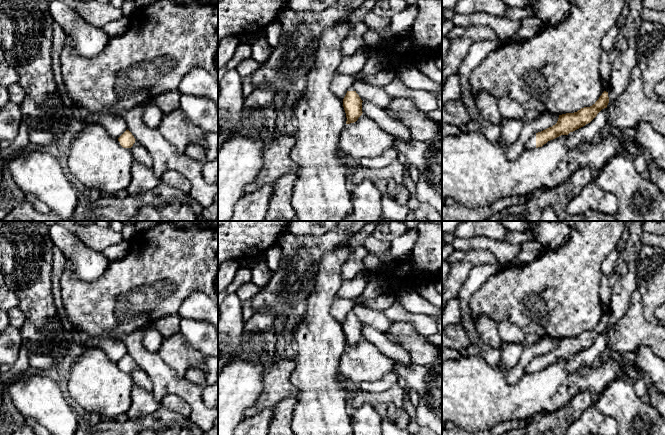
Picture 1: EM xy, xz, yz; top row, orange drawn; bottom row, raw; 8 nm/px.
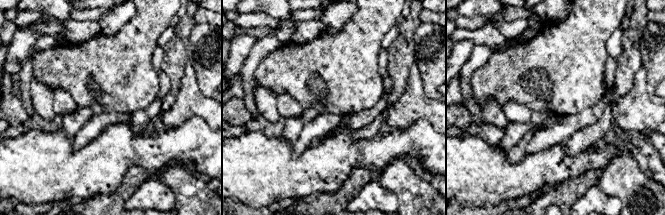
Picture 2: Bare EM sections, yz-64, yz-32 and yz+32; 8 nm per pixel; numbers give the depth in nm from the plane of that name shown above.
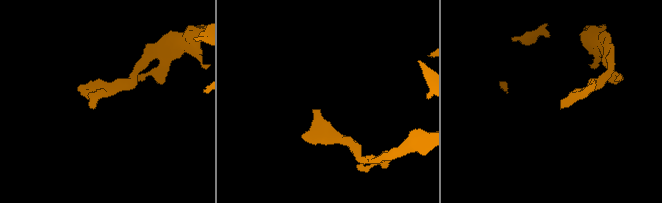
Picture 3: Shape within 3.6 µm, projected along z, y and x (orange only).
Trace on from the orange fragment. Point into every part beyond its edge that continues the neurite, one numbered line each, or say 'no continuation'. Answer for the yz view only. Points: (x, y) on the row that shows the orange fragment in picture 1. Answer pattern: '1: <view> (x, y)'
1: yz (531, 143)

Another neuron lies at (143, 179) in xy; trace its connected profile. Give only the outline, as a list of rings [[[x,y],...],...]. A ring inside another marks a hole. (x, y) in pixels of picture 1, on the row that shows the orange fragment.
[[[136,160],[132,163],[131,174],[131,182],[125,191],[128,195],[139,195],[154,189],[161,183],[161,179],[154,175],[152,168],[148,168]]]

